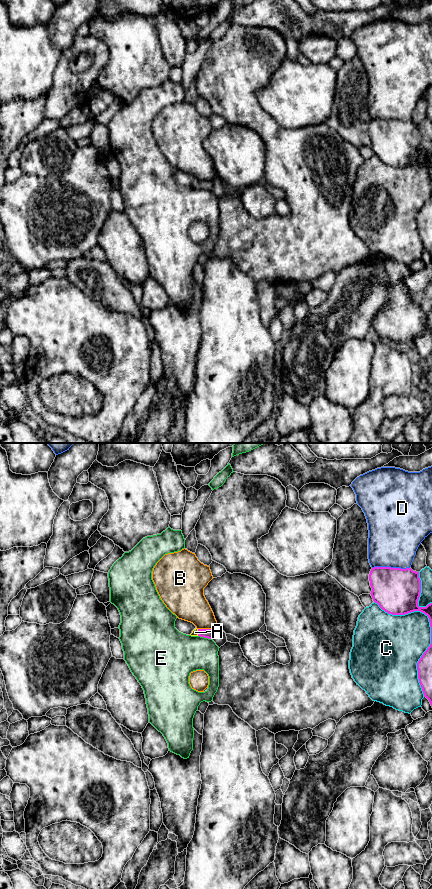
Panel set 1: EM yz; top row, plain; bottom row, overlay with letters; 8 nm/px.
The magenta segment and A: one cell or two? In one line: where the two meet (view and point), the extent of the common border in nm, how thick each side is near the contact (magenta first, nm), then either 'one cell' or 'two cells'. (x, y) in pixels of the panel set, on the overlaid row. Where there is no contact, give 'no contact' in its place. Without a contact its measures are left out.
yz (198, 632) | 60 nm | 80/50 nm | one cell

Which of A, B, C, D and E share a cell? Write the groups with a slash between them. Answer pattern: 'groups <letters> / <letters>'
groups A / B / C / D / E

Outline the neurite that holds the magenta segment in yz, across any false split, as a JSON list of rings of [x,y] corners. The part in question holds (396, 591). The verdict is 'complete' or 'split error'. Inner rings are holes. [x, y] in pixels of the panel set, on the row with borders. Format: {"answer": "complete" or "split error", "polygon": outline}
{"answer": "complete", "polygon": [[[374,567],[369,574],[371,596],[379,607],[392,615],[405,615],[420,611],[428,616],[431,644],[417,663],[418,679],[424,697],[432,706],[432,603],[419,607],[421,593],[419,572],[411,568]]]}

